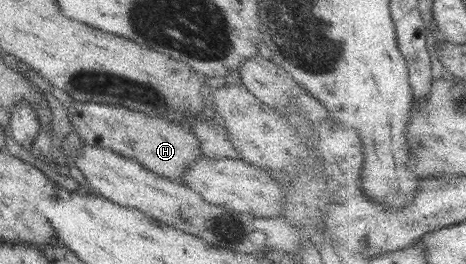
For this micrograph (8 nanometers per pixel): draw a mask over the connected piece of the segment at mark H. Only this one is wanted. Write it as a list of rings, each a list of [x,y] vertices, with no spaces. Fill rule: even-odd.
[[[74,99],[70,100],[66,115],[82,143],[113,151],[169,180],[179,181],[184,175],[184,169],[188,169],[194,159],[203,157],[198,138],[193,132],[177,123],[170,123],[164,117],[148,116],[122,106]]]

